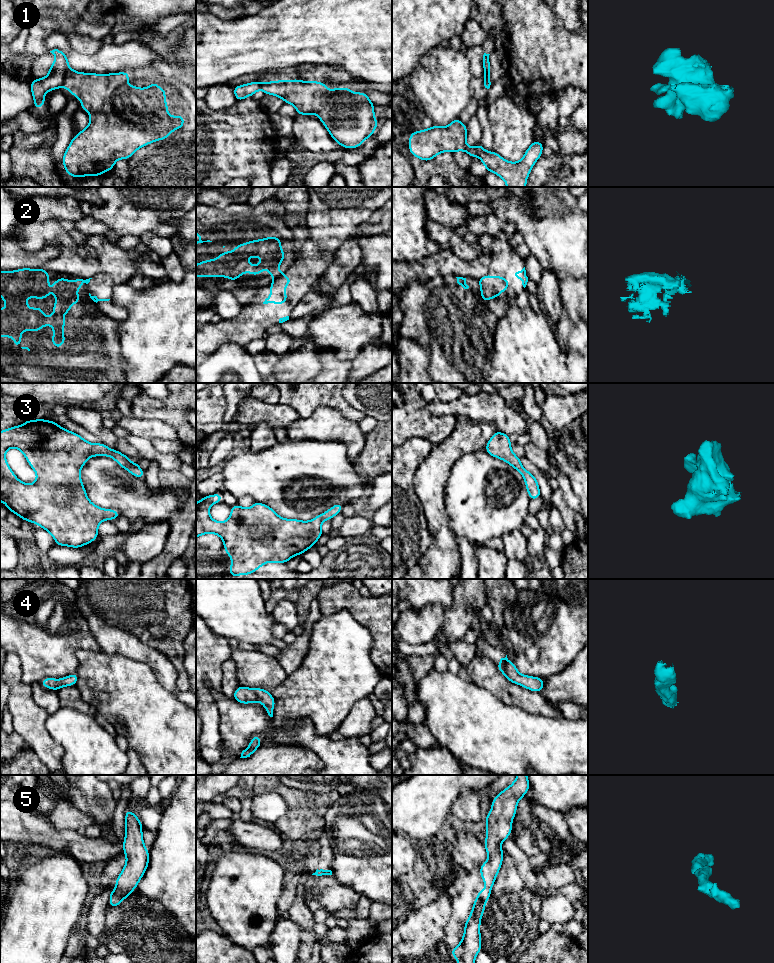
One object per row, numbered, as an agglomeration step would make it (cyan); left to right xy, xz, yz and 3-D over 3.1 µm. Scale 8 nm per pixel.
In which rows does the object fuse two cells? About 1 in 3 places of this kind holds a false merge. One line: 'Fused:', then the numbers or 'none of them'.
Fused: 1, 2

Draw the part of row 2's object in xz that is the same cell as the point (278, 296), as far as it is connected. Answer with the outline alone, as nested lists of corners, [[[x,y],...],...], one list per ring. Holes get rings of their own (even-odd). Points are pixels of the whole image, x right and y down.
[[[283,272],[279,277],[277,277],[270,285],[271,294],[265,299],[263,304],[275,303],[282,305],[286,303],[286,299],[289,296],[285,293],[285,285],[292,285],[292,281]]]

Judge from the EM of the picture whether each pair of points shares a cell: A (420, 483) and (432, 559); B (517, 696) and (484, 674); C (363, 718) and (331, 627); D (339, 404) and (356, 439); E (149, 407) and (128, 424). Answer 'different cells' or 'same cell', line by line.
A: same cell
B: same cell
C: different cells
D: different cells
E: different cells

